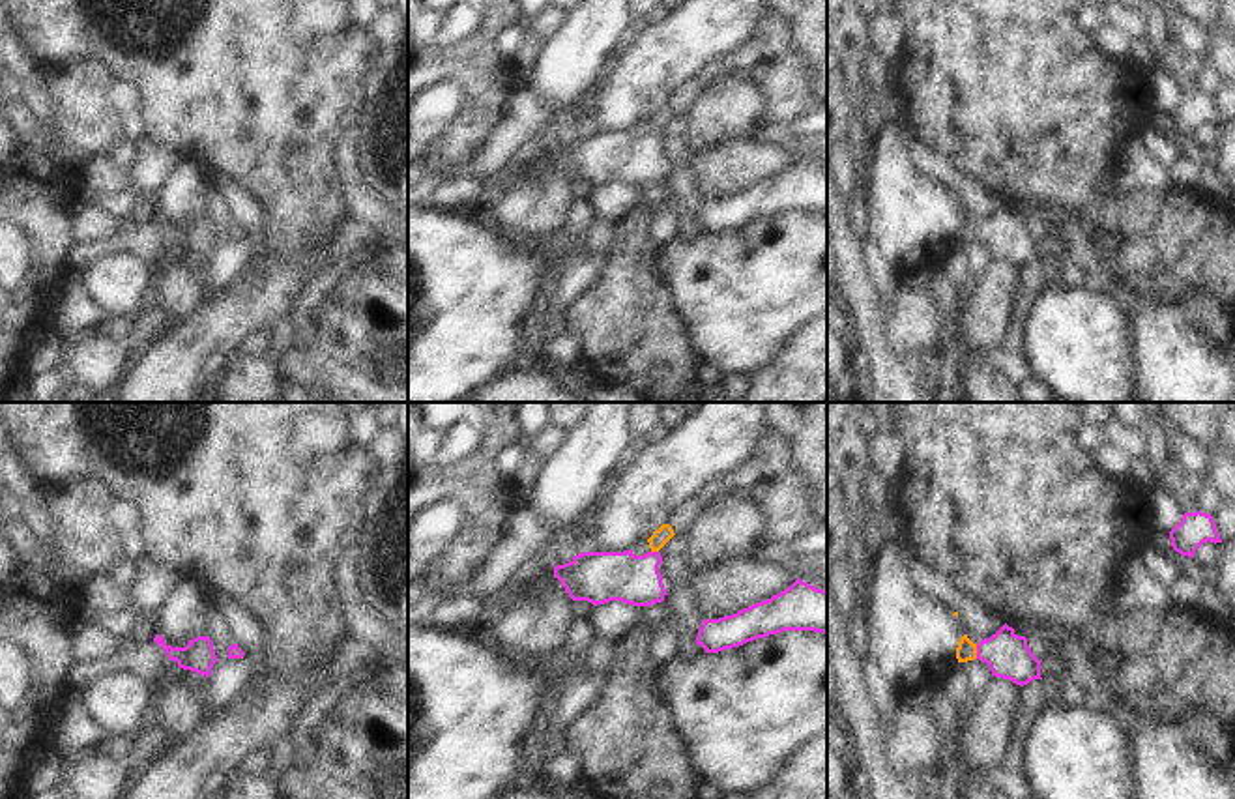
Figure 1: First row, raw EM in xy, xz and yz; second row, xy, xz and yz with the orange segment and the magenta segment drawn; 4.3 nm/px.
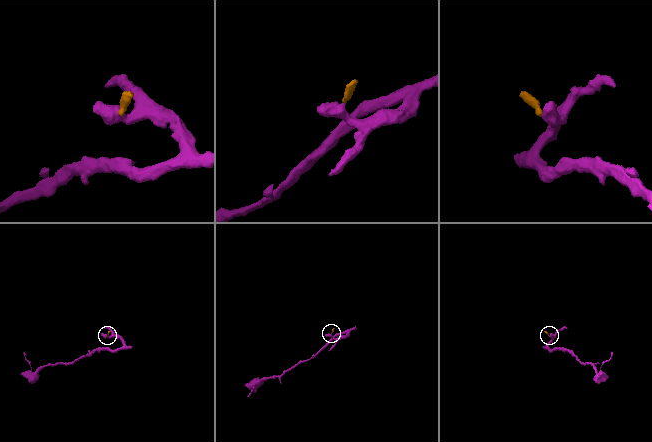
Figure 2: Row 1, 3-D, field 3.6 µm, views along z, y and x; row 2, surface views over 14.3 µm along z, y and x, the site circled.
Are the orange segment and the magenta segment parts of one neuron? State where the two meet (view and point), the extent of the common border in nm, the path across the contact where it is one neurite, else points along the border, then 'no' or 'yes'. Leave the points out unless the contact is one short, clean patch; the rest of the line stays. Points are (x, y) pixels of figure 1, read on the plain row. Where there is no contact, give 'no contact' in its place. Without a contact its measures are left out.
yz (975, 232) | 60 nm | across yz (966, 231), (975, 232), (1003, 232), (1009, 238) | yes

